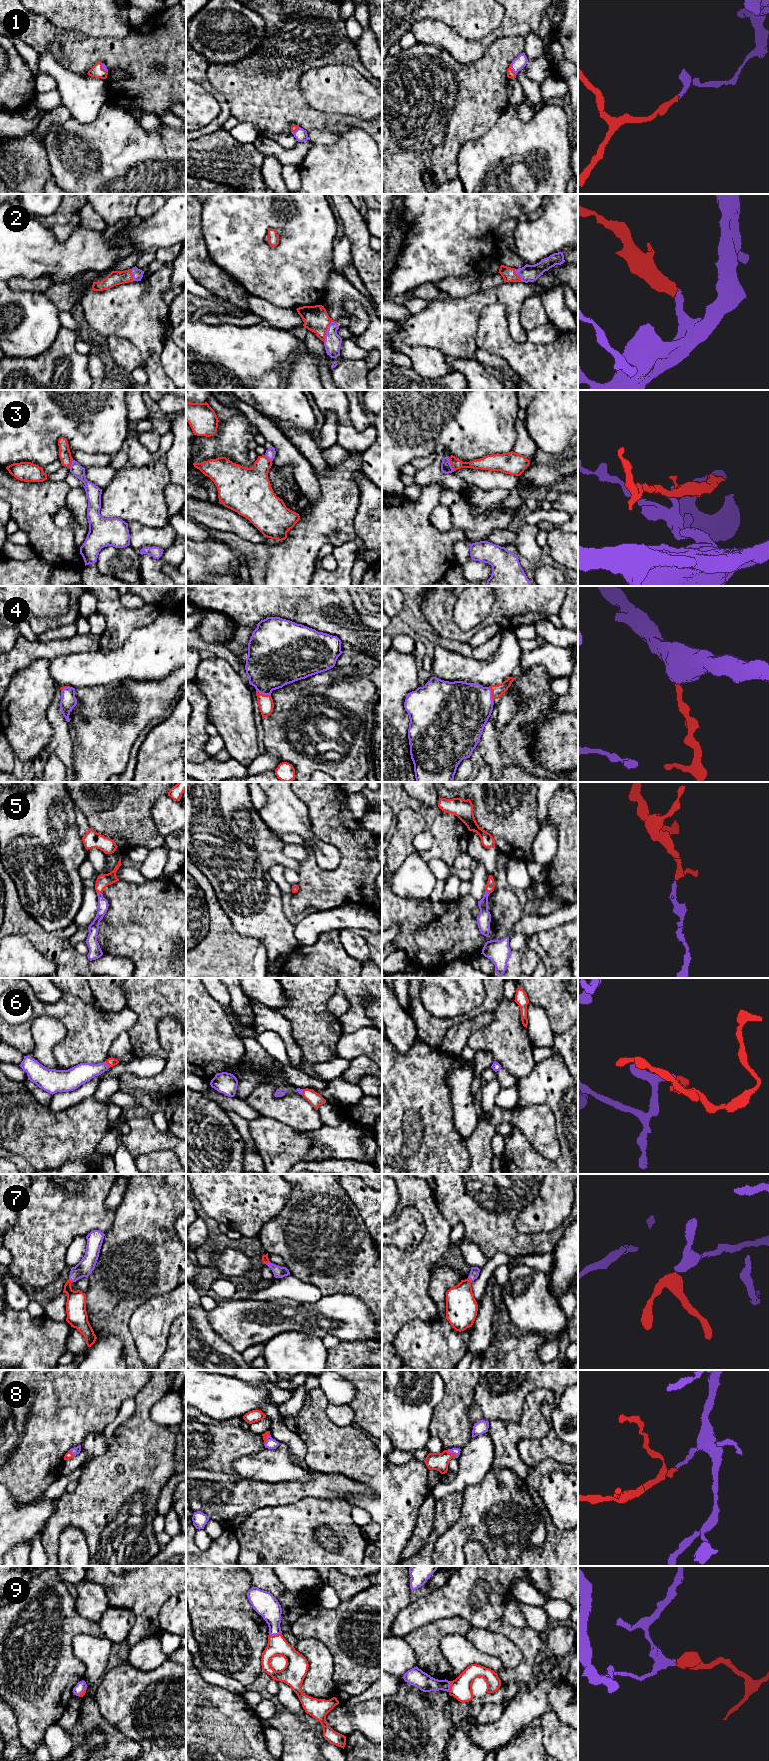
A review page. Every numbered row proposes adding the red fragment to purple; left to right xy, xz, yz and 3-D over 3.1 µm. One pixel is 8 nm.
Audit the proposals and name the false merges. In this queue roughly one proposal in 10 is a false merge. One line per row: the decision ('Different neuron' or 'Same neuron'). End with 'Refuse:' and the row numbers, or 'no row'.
1: Same neuron
2: Same neuron
3: Different neuron
4: Same neuron
5: Same neuron
6: Same neuron
7: Same neuron
8: Same neuron
9: Same neuron
Refuse: 3

